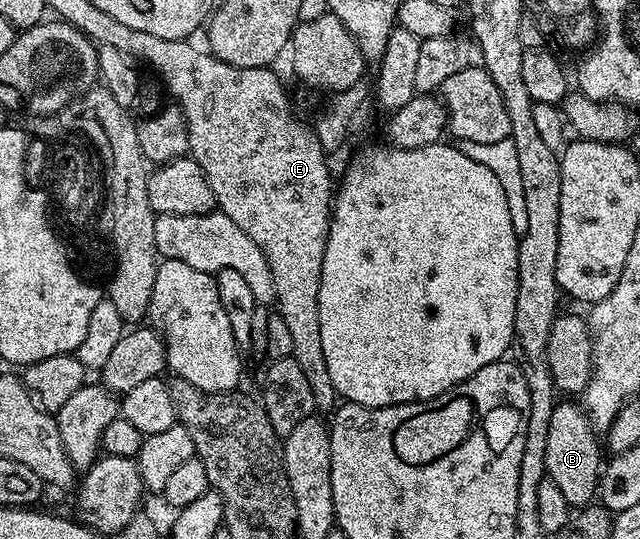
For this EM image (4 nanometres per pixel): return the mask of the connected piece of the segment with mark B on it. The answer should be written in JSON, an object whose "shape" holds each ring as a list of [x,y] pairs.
{"shape":[[[555,404],[552,420],[548,423],[546,476],[549,481],[556,483],[556,487],[560,487],[560,491],[564,491],[564,499],[568,499],[572,507],[585,507],[595,500],[604,468],[601,448],[599,434],[590,424],[590,418],[581,404]]]}

